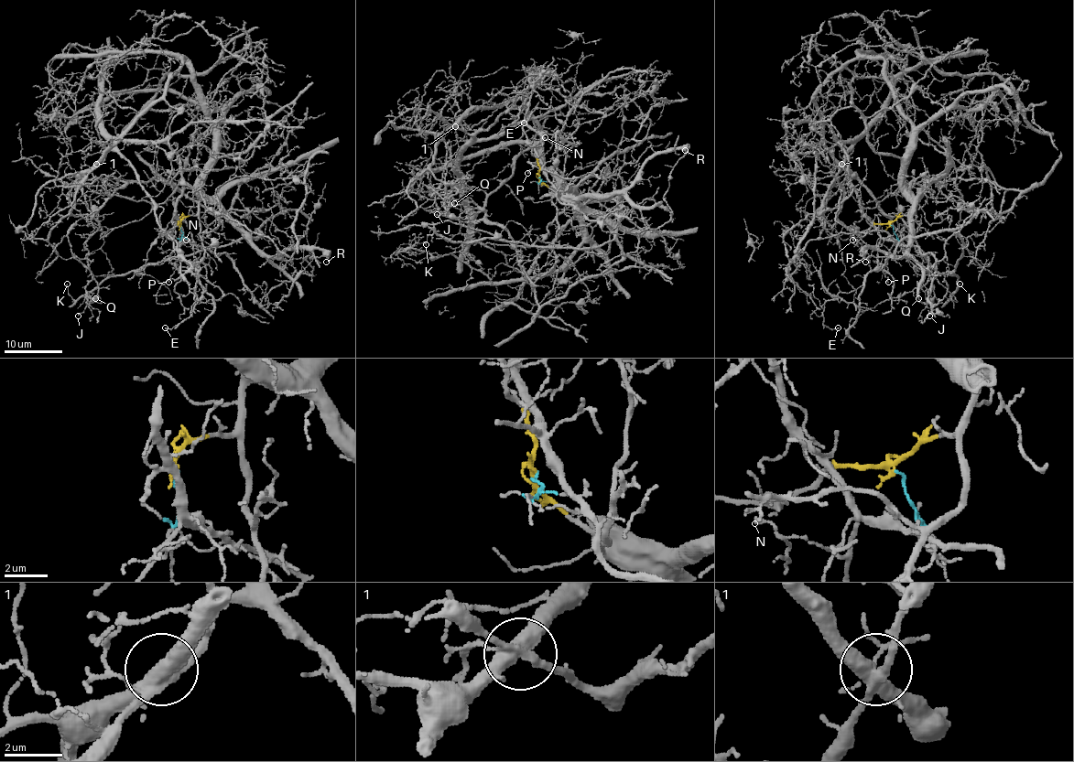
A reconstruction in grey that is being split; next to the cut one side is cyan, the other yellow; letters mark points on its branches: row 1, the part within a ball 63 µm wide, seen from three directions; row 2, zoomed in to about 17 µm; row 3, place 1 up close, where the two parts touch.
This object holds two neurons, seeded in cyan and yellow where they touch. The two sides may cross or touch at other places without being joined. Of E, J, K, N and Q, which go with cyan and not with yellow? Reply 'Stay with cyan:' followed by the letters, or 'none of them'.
Stay with cyan: N

